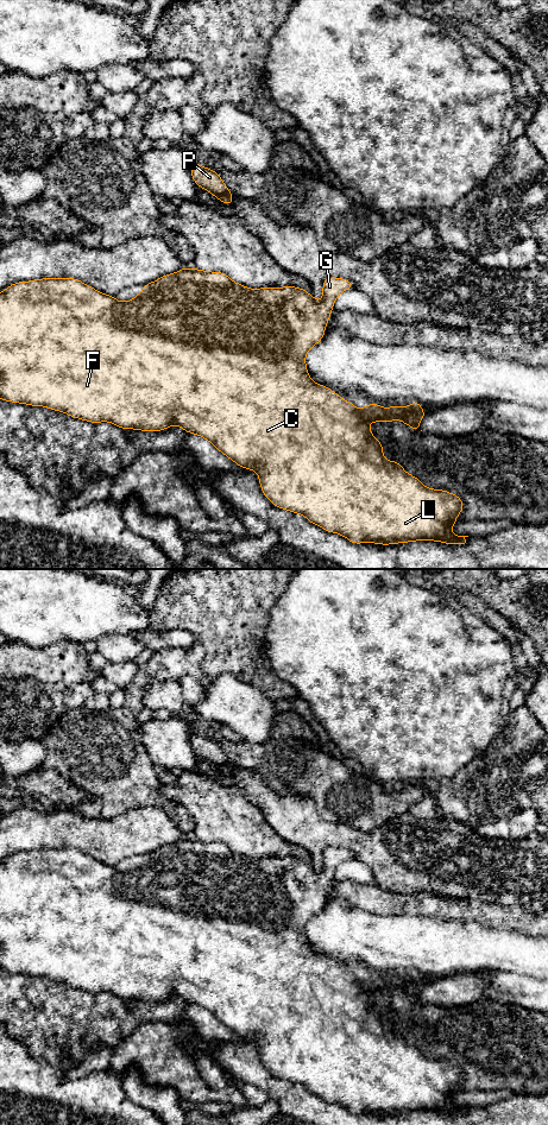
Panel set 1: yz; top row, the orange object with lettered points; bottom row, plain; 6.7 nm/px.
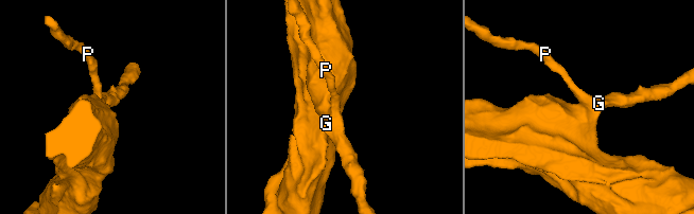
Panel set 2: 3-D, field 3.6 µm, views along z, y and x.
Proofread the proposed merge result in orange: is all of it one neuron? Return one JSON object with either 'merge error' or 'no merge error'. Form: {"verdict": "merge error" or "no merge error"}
{"verdict": "no merge error"}

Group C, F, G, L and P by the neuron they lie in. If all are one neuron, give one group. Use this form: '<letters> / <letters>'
C F G L P

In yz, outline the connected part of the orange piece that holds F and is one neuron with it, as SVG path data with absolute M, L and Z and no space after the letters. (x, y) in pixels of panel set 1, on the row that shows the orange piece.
M184 267L178 272L165 274L152 283L145 284L144 289L139 292L139 295L127 302L119 302L114 298L114 296L105 295L93 289L92 286L82 283L81 280L74 278L43 278L43 279L34 279L31 282L18 282L5 289L2 292L0 292L0 399L19 404L27 404L32 406L49 407L55 411L65 412L70 417L83 419L90 423L109 422L121 429L134 429L134 430L156 432L168 429L171 425L178 425L188 434L196 434L208 440L219 451L221 451L228 459L234 461L239 467L247 468L250 470L256 470L259 478L262 492L271 501L272 505L286 511L291 511L297 514L302 514L311 524L321 526L327 532L339 533L354 544L371 542L373 544L389 545L389 544L408 543L415 541L435 541L435 542L442 542L445 544L465 544L466 543L465 538L468 536L458 536L452 535L449 532L451 527L458 523L455 518L464 510L462 500L458 495L452 494L448 491L427 488L416 476L409 475L402 468L401 463L397 463L396 461L385 460L383 456L383 444L373 437L369 428L369 424L371 422L392 422L398 419L401 422L404 422L411 429L418 431L421 430L420 421L427 415L427 412L421 409L421 403L412 402L411 405L407 407L401 405L395 405L392 407L382 407L376 403L370 403L367 406L359 410L351 402L346 402L327 386L314 383L309 377L306 366L306 355L313 346L317 345L322 340L326 331L326 324L332 315L332 309L334 306L335 298L342 291L349 289L353 289L353 283L351 280L328 277L323 280L322 301L317 302L313 295L309 295L304 289L301 287L284 286L284 287L262 287L253 290L231 280L229 277L223 272L201 271L195 267L191 268Z

